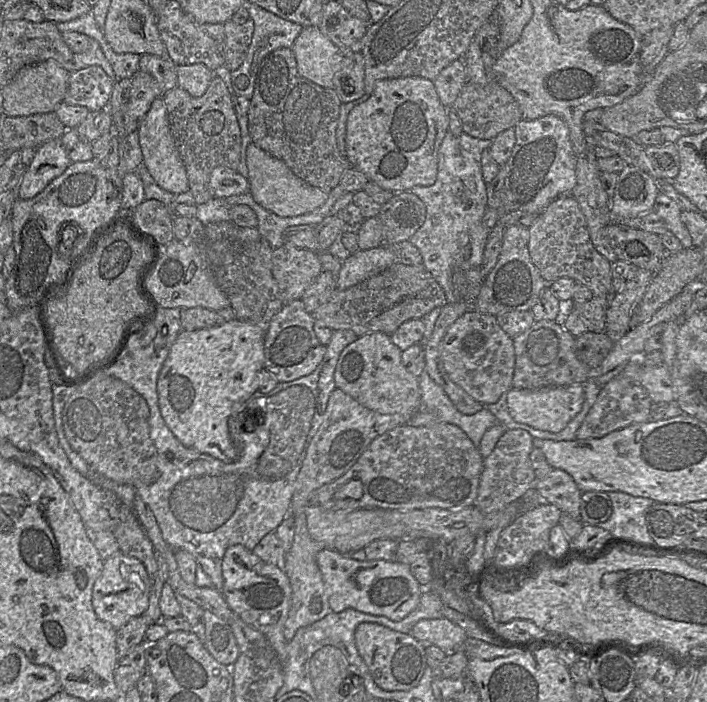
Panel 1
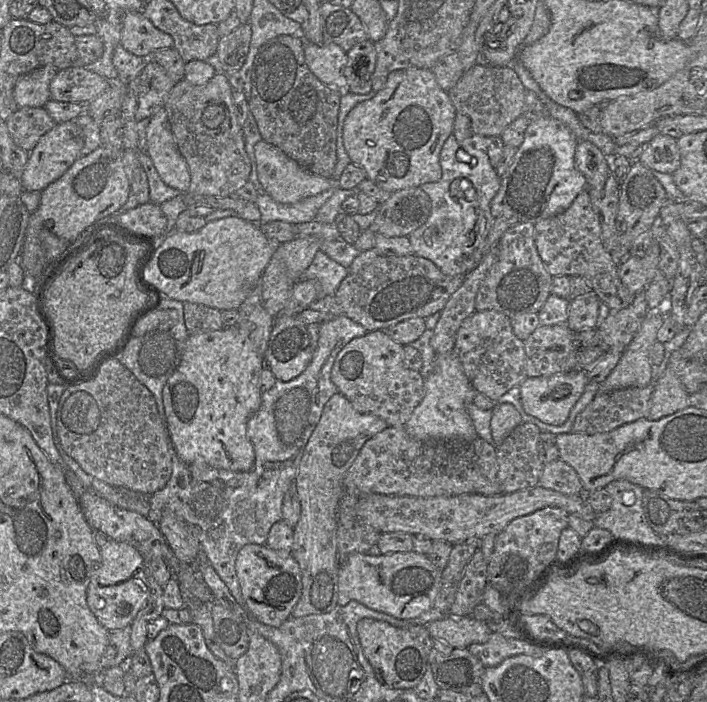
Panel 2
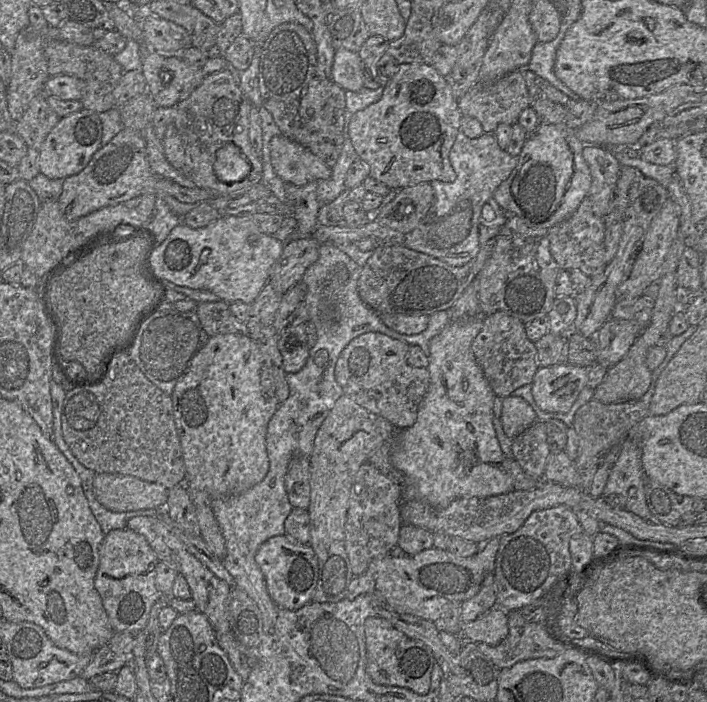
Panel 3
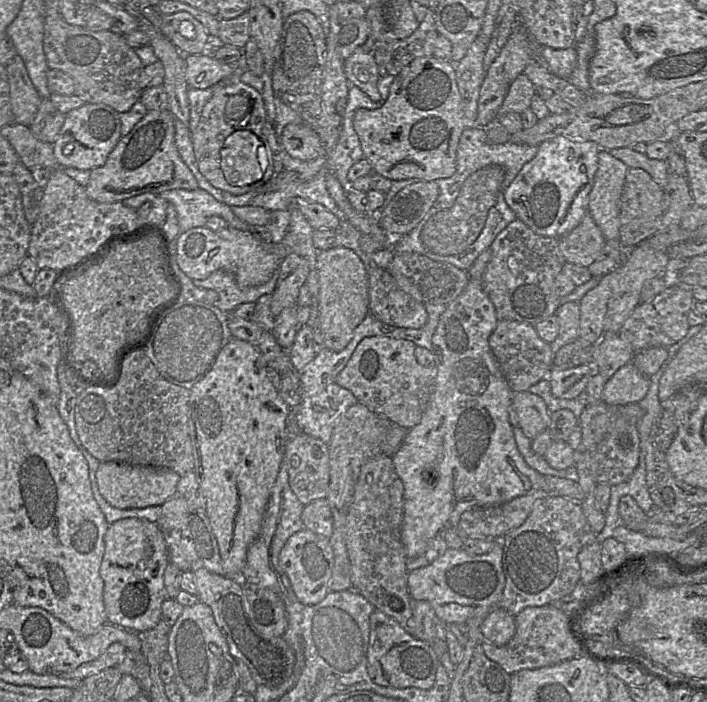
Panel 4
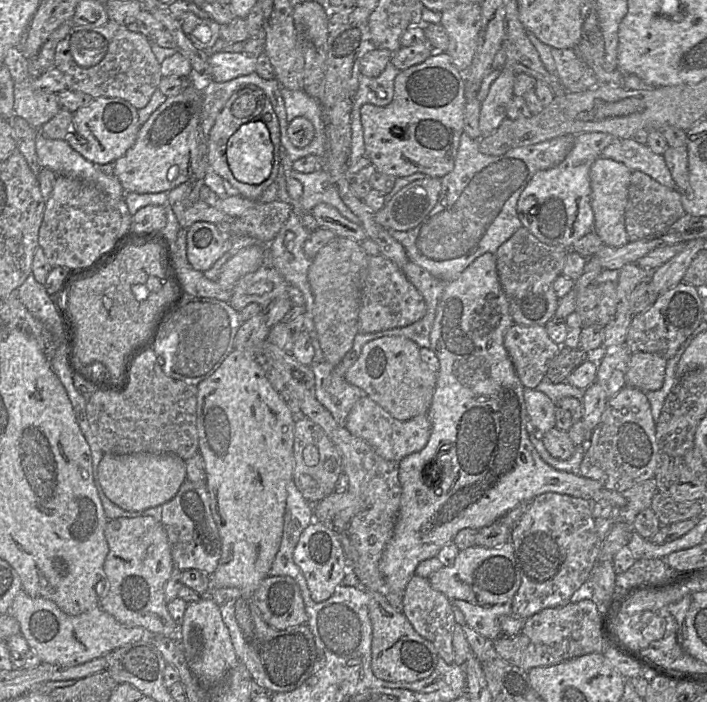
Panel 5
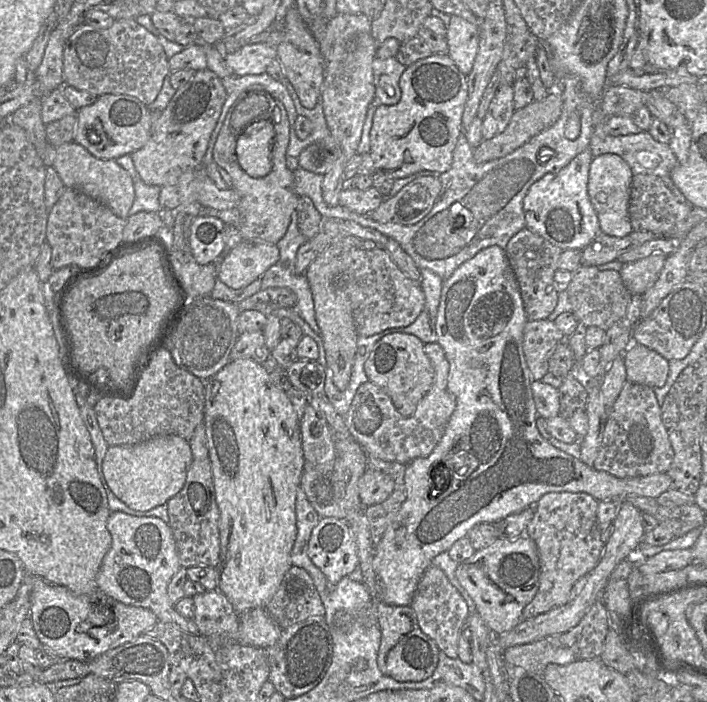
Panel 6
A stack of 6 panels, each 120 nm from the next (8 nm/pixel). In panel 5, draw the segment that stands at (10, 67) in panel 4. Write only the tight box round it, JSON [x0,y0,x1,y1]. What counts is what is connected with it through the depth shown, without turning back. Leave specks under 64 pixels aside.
[14,76,61,129]

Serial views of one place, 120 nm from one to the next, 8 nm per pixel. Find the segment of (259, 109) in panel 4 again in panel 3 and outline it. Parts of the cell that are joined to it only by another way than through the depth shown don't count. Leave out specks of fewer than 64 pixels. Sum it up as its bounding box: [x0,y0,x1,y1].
[174,68,263,194]

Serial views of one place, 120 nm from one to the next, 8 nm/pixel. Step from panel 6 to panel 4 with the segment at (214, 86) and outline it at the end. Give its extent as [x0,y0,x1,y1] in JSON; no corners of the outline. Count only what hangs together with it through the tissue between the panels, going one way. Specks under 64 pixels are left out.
[85,109,197,203]

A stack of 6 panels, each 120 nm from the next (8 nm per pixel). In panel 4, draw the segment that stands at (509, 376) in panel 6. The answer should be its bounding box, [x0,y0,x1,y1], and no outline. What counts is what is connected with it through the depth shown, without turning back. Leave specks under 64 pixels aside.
[392,248,544,558]

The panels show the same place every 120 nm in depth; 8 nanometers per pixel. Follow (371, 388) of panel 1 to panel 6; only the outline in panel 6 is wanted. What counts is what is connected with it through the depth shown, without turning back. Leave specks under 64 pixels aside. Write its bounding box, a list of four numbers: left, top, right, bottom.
[364,333,434,417]

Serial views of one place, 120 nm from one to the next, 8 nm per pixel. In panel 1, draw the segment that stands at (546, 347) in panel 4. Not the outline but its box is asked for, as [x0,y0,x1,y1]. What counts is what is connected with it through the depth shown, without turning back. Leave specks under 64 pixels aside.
[440,308,513,406]

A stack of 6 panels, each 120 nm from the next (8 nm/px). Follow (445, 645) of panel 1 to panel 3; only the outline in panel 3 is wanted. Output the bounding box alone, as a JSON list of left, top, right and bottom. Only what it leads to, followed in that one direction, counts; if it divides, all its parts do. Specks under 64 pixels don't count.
[459,607,508,644]

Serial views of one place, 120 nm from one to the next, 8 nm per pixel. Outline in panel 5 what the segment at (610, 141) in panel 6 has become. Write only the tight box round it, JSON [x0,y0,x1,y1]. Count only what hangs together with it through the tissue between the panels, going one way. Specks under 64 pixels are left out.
[600,138,676,189]

